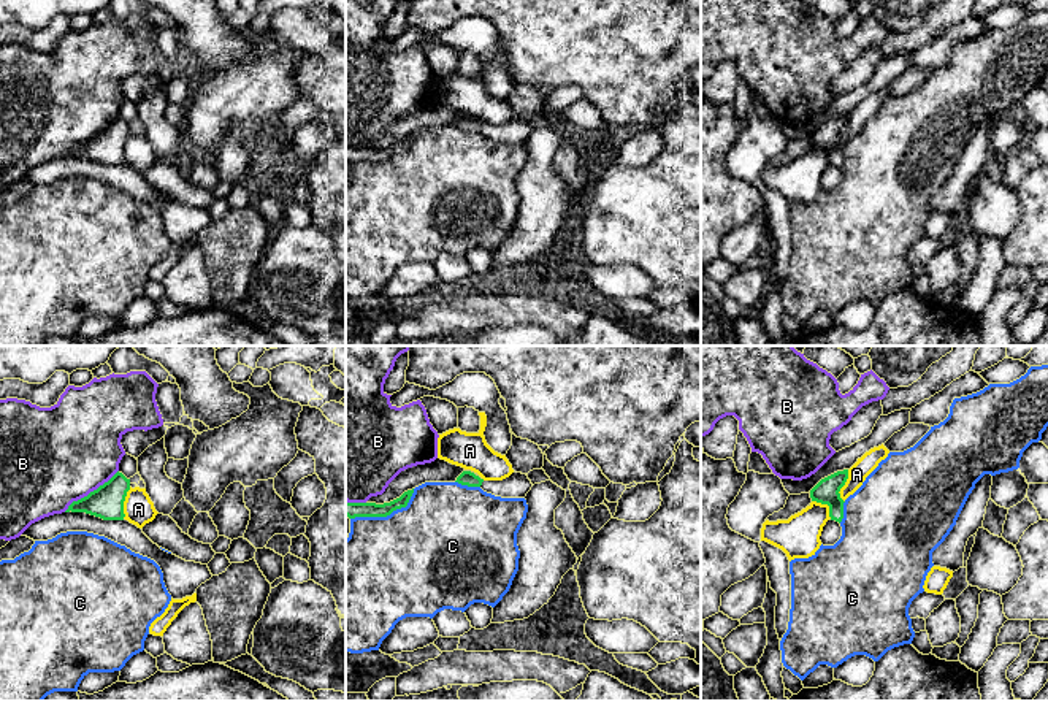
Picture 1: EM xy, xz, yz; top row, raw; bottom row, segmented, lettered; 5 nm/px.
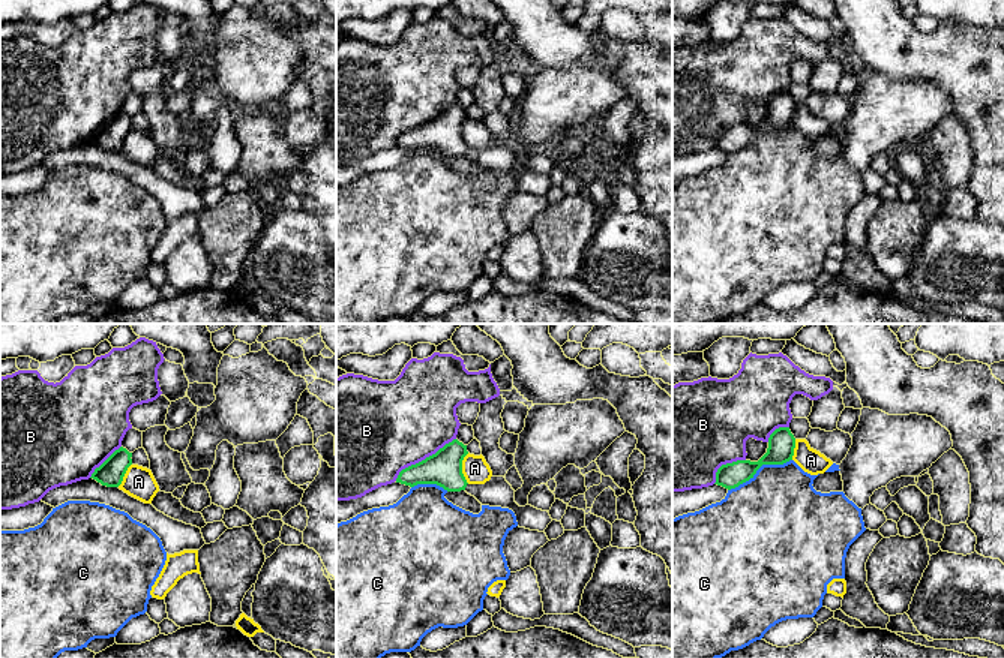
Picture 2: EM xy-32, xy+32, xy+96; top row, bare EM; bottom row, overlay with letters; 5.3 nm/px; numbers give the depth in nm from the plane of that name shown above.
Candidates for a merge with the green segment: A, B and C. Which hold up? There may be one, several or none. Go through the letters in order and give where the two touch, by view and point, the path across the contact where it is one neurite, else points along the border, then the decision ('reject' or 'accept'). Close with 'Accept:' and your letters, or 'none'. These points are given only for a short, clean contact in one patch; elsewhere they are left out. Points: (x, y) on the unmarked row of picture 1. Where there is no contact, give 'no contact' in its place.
A: contact yz (844, 129); reject
B: contact xy (91, 137); reject
C: contact xz (386, 160); reject
Accept: none

